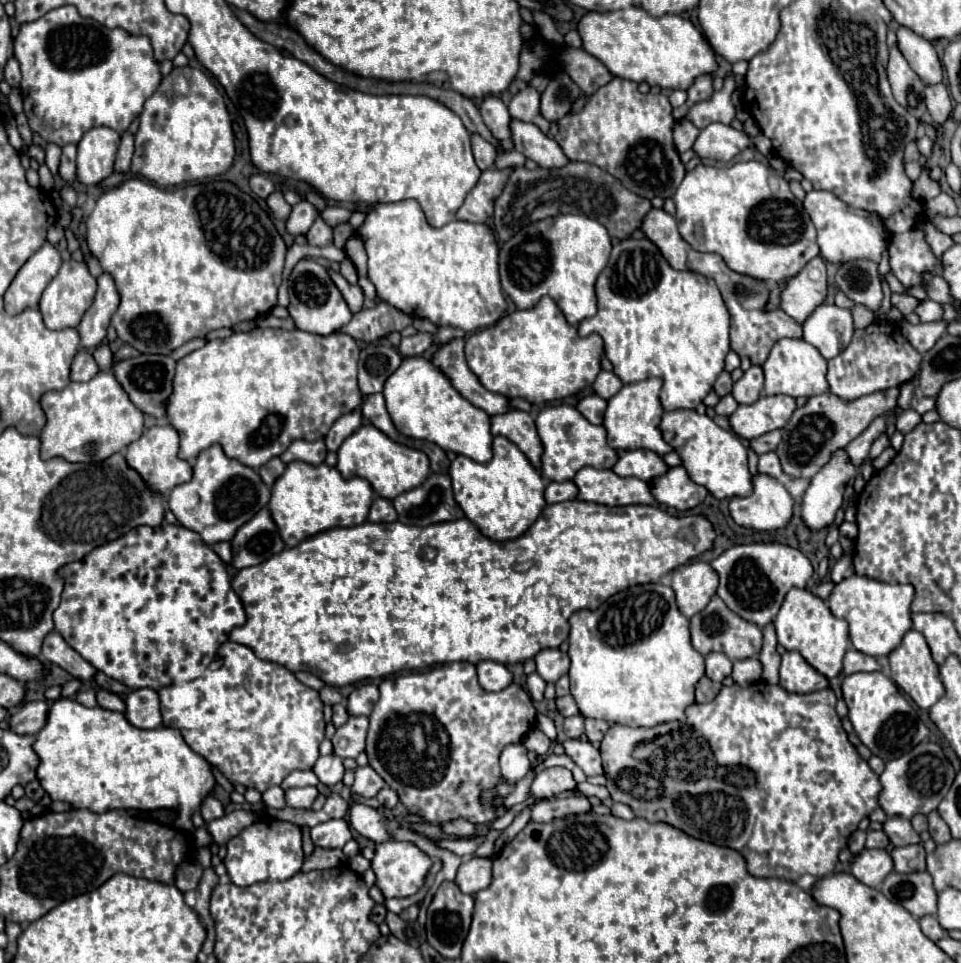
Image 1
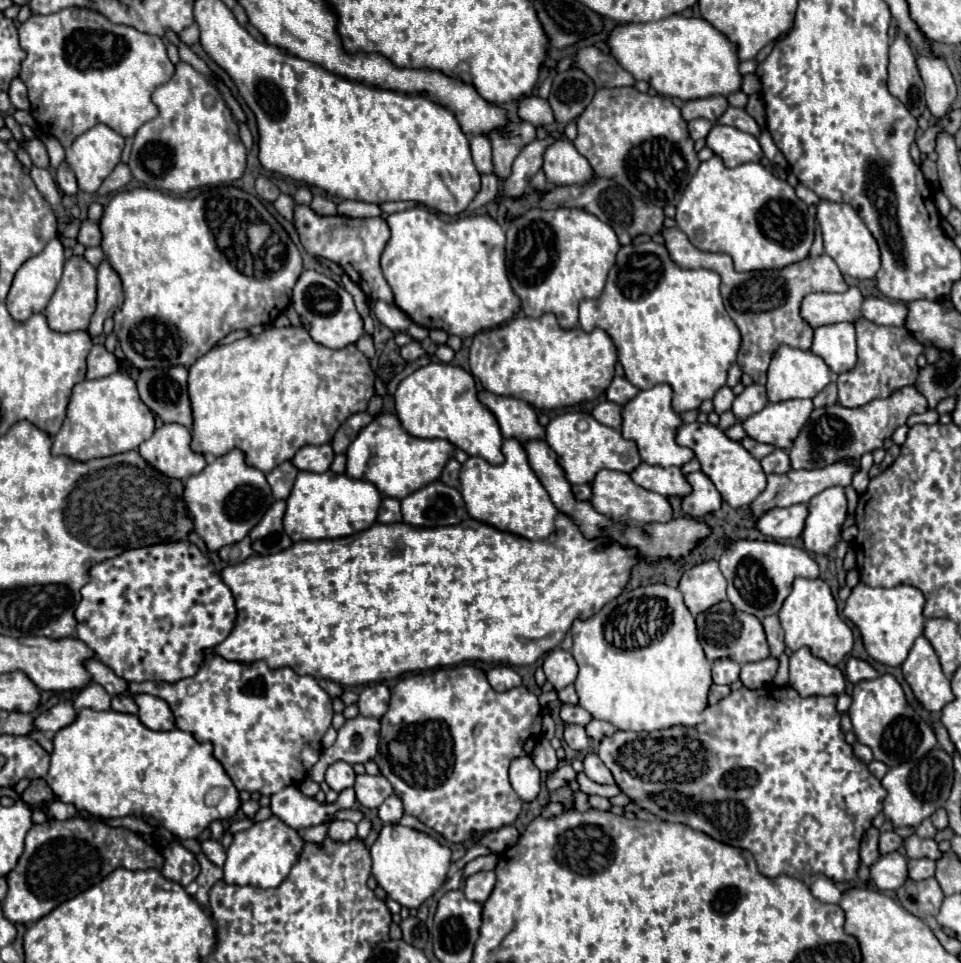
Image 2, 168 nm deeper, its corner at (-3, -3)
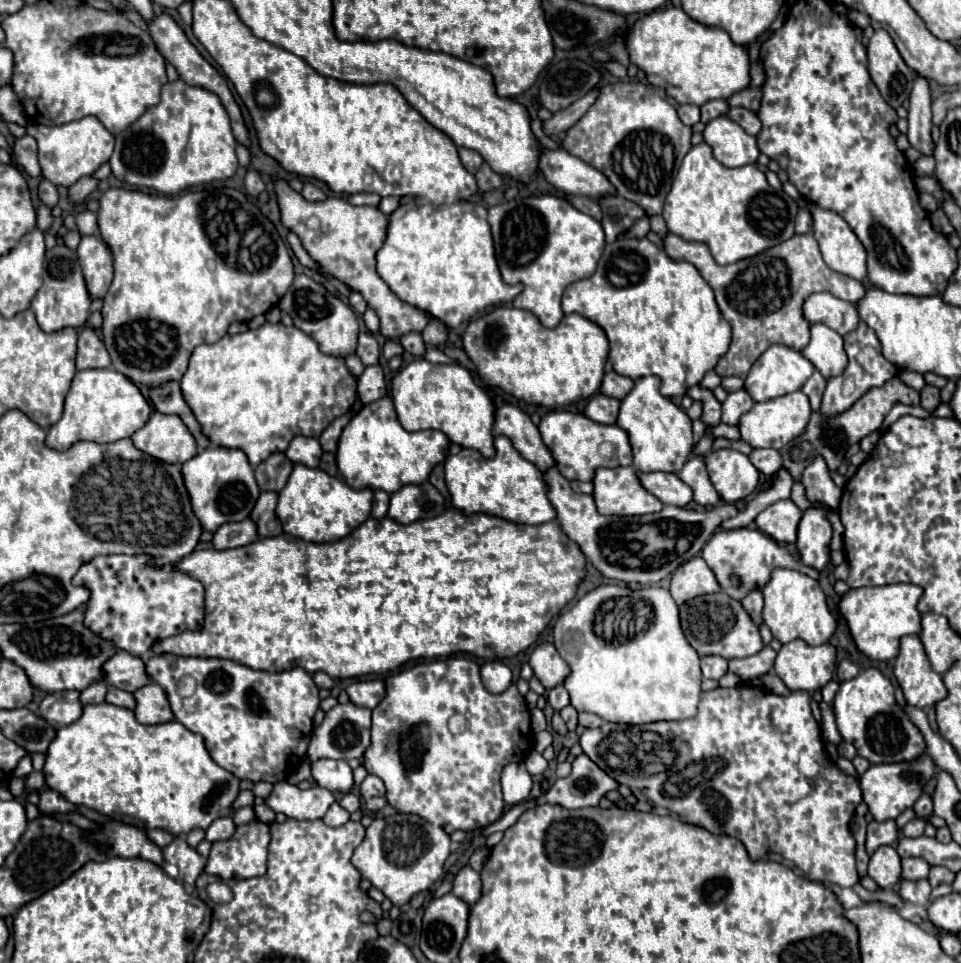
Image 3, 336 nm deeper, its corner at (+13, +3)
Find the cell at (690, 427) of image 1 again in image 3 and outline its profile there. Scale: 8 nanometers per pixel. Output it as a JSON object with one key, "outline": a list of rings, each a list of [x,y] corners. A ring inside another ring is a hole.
{"outline":[[[718,450],[706,456],[710,480],[728,504],[738,504],[752,496],[760,484],[760,472],[752,466],[748,456],[736,450]]]}

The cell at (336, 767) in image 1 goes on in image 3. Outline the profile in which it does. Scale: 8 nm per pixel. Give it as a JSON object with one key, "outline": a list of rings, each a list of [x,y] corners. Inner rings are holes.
{"outline":[[[322,758],[312,764],[312,778],[326,790],[330,792],[350,792],[354,786],[352,778],[352,768],[348,766],[346,760],[332,760],[332,758]]]}

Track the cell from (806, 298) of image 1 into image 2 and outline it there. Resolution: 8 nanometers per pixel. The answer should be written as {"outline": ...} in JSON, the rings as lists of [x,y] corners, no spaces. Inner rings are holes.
{"outline":[[[850,288],[842,294],[832,292],[812,292],[804,296],[800,306],[800,316],[812,326],[824,326],[834,322],[854,322],[860,316],[862,294],[858,288]]]}

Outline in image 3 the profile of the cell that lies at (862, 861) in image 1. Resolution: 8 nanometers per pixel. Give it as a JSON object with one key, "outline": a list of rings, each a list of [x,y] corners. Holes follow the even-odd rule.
{"outline":[[[880,846],[868,864],[868,876],[880,886],[888,888],[900,880],[900,856],[894,846]]]}

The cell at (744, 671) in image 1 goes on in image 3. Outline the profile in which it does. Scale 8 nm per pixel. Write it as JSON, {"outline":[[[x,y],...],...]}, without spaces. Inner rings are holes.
{"outline":[[[764,646],[758,654],[748,656],[748,658],[740,658],[740,660],[730,660],[730,672],[738,674],[744,682],[760,678],[762,674],[772,672],[774,668],[774,658],[776,652],[770,646]]]}

